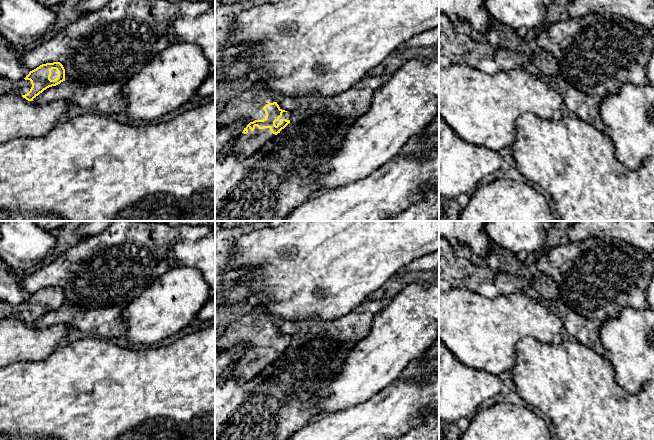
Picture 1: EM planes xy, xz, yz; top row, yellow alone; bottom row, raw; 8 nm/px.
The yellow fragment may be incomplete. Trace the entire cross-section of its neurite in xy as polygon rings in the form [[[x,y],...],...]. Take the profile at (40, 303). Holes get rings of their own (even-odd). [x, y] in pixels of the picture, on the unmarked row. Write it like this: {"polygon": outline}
{"polygon": [[[60,286],[42,288],[18,305],[0,301],[0,319],[16,318],[28,325],[49,311],[65,305],[65,293]]]}

